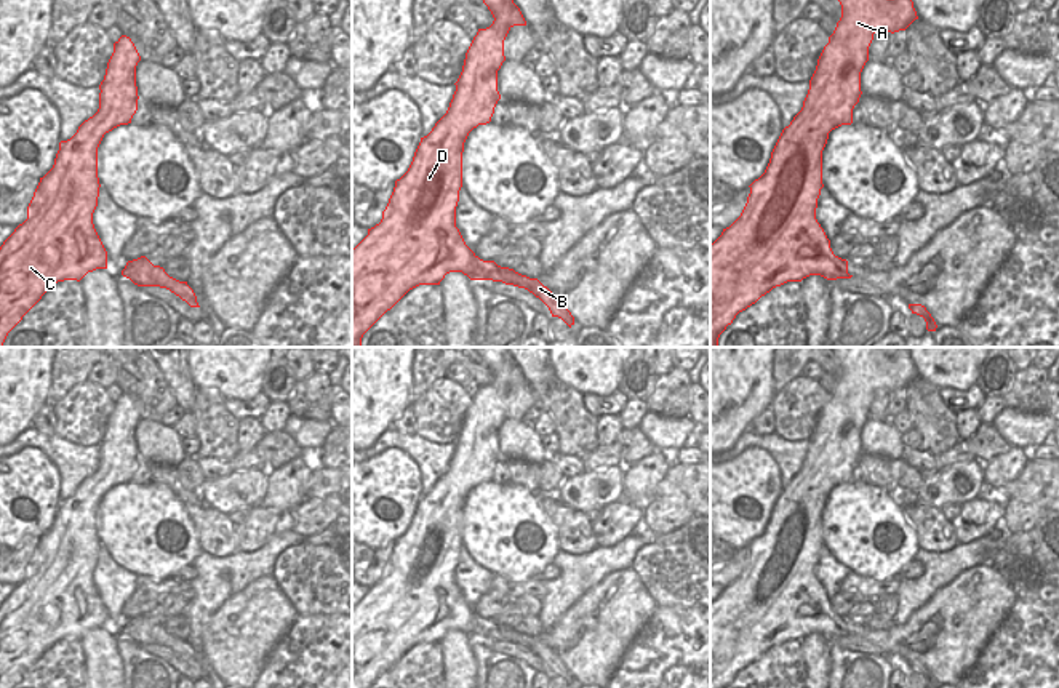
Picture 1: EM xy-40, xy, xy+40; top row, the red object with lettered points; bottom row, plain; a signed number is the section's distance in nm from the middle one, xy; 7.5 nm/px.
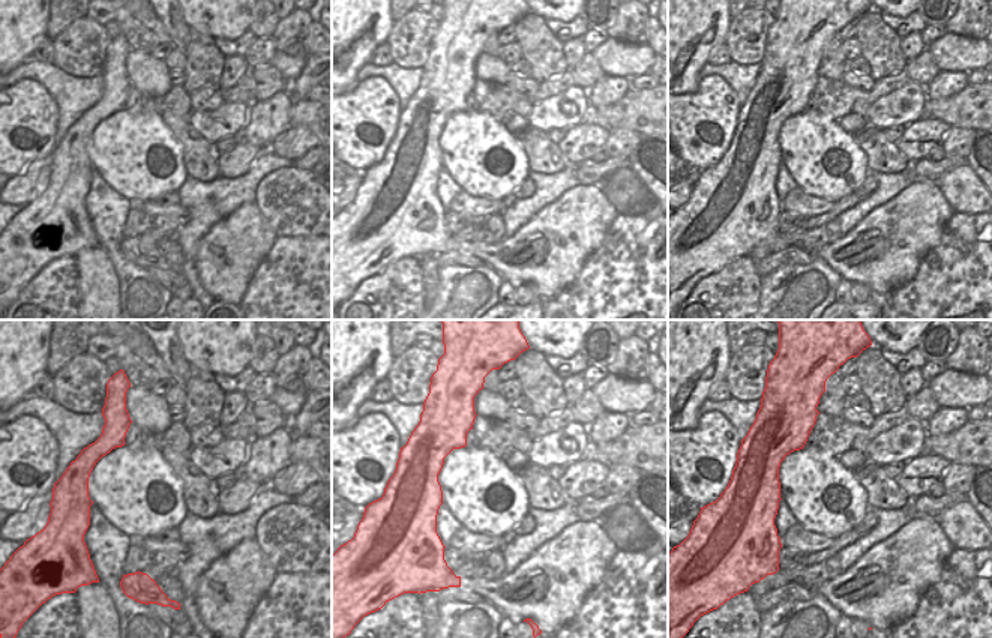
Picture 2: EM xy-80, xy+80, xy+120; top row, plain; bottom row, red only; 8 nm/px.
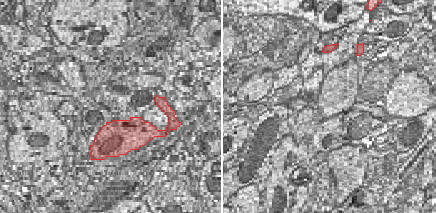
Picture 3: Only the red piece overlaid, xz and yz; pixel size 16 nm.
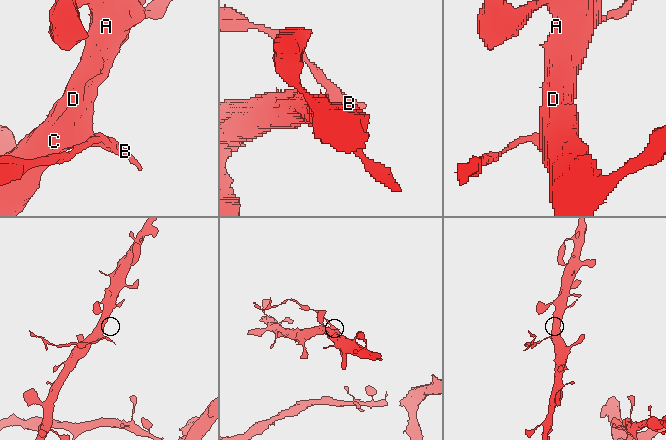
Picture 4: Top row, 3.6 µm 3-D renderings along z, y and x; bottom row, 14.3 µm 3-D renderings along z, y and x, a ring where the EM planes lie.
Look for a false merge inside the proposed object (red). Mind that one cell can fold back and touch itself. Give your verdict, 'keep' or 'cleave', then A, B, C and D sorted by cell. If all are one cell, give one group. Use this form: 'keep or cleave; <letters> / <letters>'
cleave; A C D / B

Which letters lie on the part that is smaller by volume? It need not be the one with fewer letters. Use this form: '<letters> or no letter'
B

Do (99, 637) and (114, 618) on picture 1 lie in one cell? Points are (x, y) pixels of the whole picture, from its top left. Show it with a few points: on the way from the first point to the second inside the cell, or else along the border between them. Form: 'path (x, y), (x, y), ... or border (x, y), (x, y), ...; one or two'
border (104, 628), (115, 639), (117, 653), (123, 661); two

